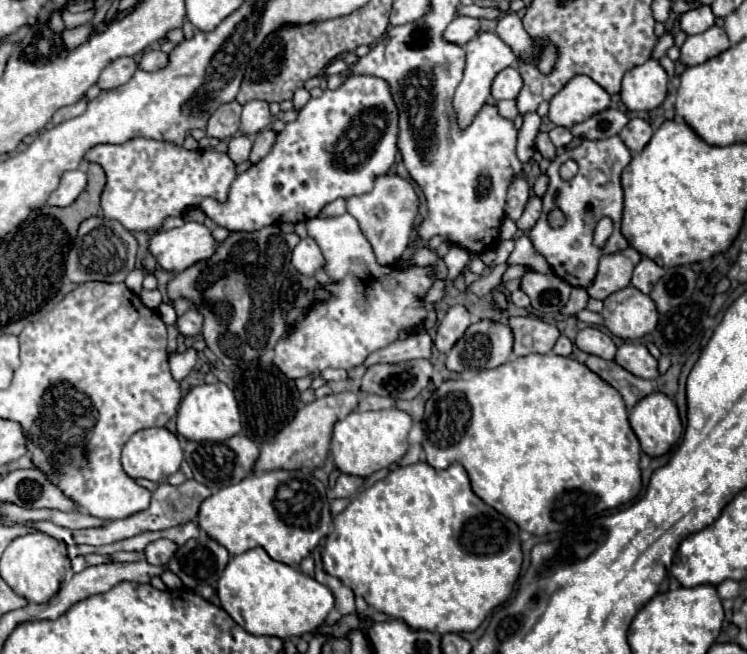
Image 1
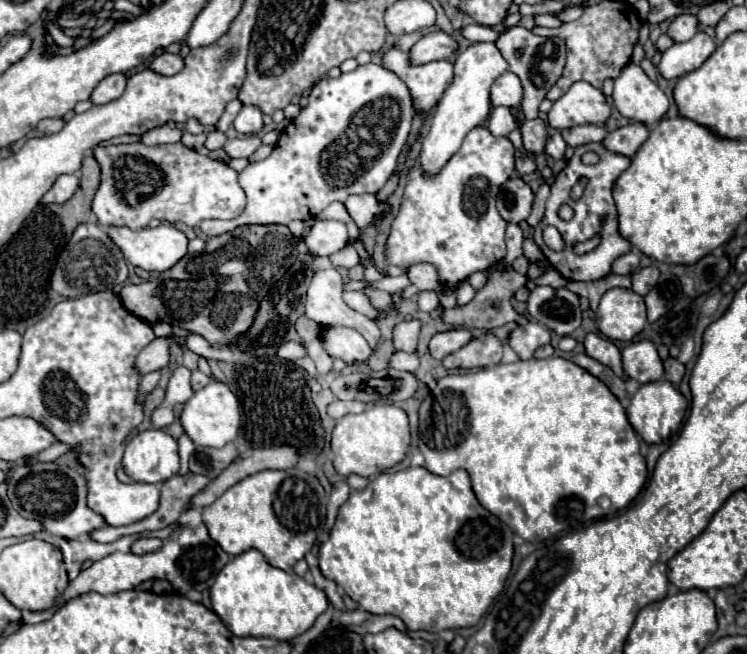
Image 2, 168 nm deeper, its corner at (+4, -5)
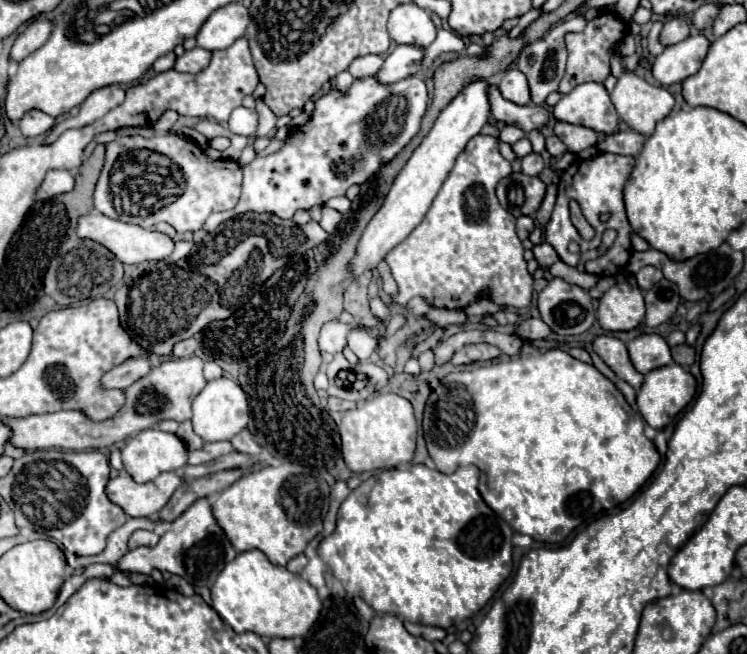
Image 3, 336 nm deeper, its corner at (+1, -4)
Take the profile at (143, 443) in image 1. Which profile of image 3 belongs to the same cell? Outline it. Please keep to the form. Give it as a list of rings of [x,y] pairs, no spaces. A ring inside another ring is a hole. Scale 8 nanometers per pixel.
[[[156,428],[142,430],[122,448],[124,470],[136,482],[150,482],[162,472],[178,472],[188,460],[184,442],[170,432]]]

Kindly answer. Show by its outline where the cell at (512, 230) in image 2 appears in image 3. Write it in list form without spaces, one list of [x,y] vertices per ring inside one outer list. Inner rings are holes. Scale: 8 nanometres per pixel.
[[[520,216],[516,226],[518,226],[518,236],[520,236],[520,240],[526,240],[535,228],[535,223],[530,216]]]

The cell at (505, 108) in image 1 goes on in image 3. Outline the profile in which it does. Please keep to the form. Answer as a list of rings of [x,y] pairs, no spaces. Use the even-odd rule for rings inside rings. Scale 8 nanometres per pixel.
[[[504,126],[502,130],[500,130],[500,140],[502,142],[506,142],[506,144],[514,144],[514,142],[518,142],[520,138],[524,138],[526,134],[520,130],[520,128],[516,128],[516,126]]]

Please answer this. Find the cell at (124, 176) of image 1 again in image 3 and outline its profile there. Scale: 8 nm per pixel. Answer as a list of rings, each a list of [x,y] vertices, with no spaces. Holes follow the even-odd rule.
[[[162,134],[162,136],[152,136],[152,138],[142,138],[142,136],[124,136],[124,138],[116,138],[114,142],[106,144],[106,164],[102,168],[102,174],[98,178],[94,190],[94,206],[116,220],[126,220],[124,212],[118,212],[114,208],[114,200],[112,200],[112,190],[110,190],[110,172],[118,160],[118,156],[130,152],[130,150],[152,150],[158,152],[166,158],[170,158],[176,166],[180,166],[180,170],[184,172],[184,180],[186,186],[182,190],[180,196],[176,196],[176,200],[164,208],[160,208],[158,212],[144,212],[142,218],[138,216],[130,216],[128,220],[138,220],[138,224],[144,224],[142,220],[148,218],[148,222],[144,226],[152,228],[158,222],[168,222],[170,226],[176,228],[176,232],[196,232],[202,228],[204,220],[210,216],[210,212],[220,212],[220,210],[230,210],[236,206],[238,198],[240,198],[240,184],[242,184],[242,168],[238,162],[232,160],[208,160],[208,156],[202,152],[202,148],[196,142],[184,140],[178,134]]]

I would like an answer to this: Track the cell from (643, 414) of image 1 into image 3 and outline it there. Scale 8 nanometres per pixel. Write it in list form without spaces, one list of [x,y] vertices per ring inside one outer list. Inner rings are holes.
[[[672,362],[668,366],[662,366],[660,370],[652,370],[646,374],[644,384],[638,390],[636,404],[638,404],[638,410],[642,412],[644,420],[652,428],[660,430],[660,428],[668,426],[672,422],[672,418],[676,418],[676,414],[680,414],[686,408],[686,404],[690,404],[694,394],[696,394],[696,378],[684,366]]]

